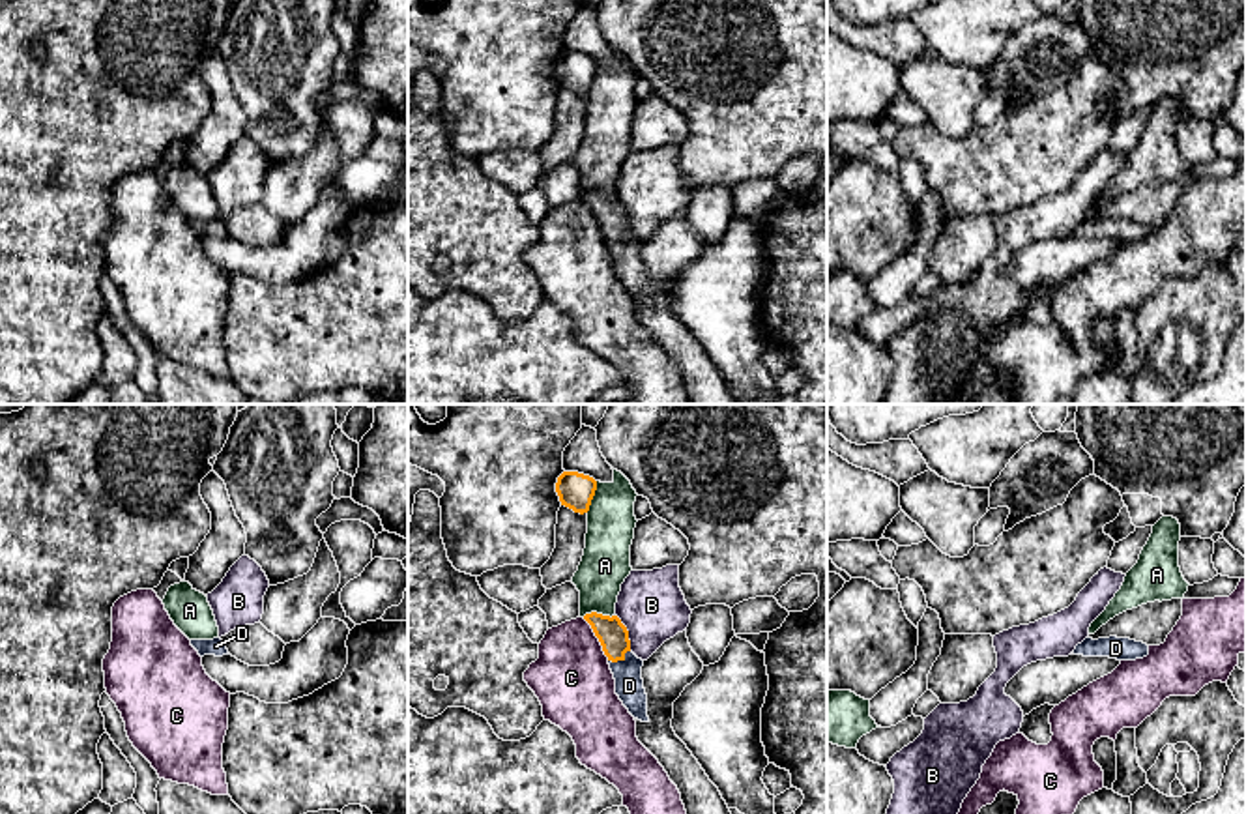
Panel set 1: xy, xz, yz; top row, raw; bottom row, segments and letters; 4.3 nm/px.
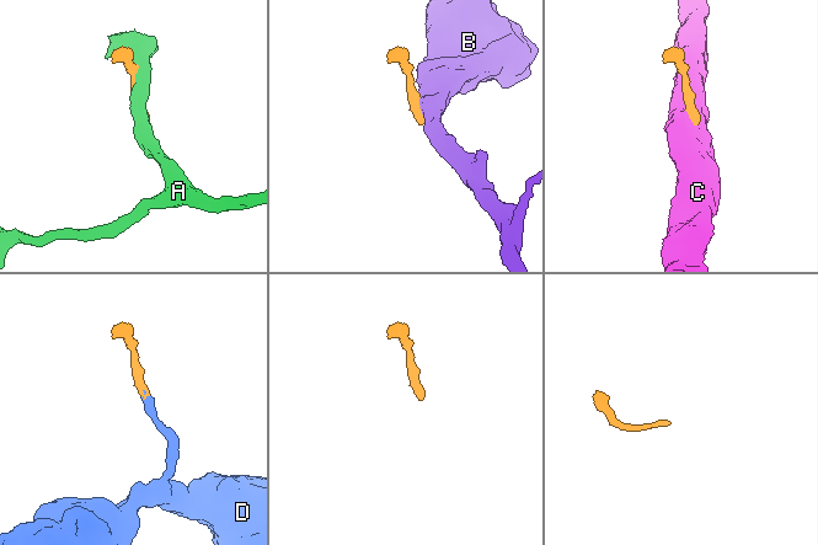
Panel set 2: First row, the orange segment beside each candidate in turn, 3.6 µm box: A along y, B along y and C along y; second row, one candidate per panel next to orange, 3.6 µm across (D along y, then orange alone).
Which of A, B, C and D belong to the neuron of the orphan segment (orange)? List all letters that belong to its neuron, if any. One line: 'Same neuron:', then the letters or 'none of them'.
Same neuron: D

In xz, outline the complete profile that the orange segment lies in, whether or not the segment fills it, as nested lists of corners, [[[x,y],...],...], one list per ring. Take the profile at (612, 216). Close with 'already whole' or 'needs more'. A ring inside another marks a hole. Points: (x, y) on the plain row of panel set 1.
[[[597,193],[586,195],[584,200],[591,206],[608,238],[616,260],[616,275],[634,299],[649,303],[647,275],[642,260],[644,241],[630,232],[627,208],[617,196],[610,198]]]; needs more

